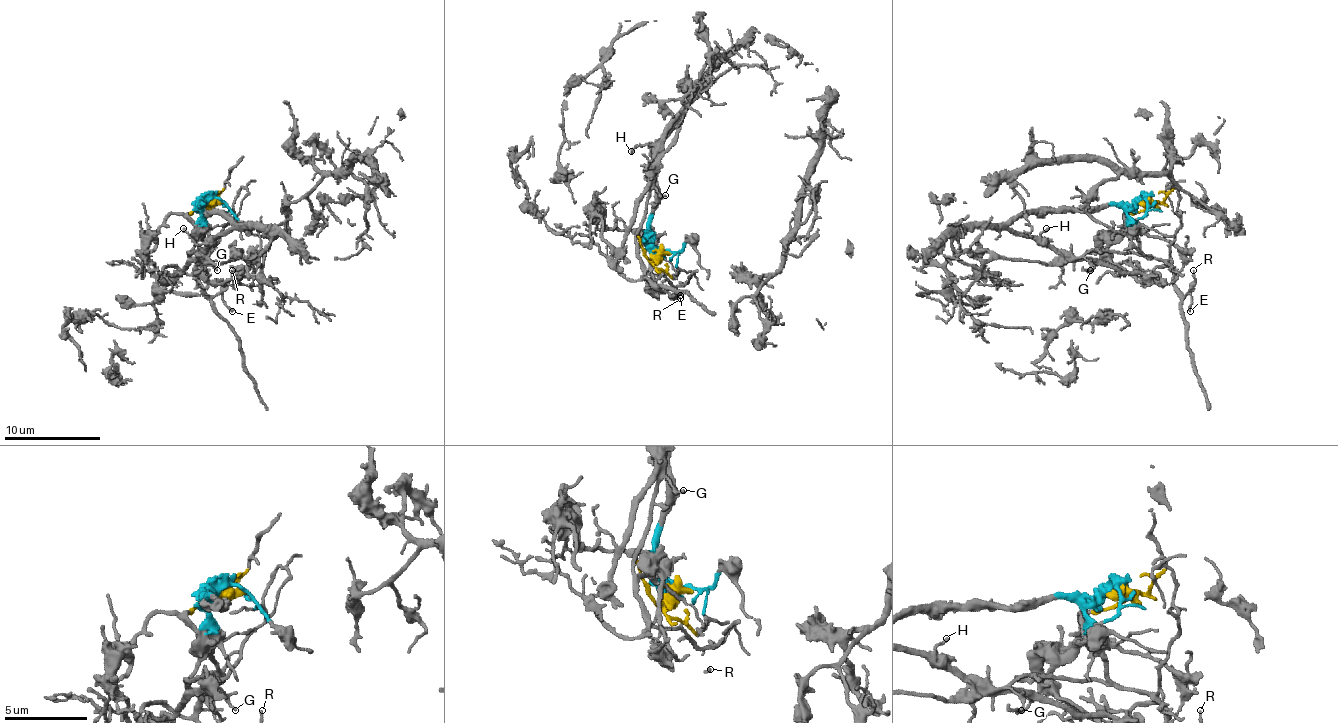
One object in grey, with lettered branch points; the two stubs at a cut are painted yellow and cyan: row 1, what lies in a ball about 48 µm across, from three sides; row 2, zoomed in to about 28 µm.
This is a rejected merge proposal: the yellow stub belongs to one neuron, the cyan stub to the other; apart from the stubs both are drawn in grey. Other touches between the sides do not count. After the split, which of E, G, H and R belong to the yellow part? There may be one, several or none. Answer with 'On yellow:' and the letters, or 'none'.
On yellow: E, G, R

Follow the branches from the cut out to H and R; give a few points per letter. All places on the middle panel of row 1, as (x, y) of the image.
H: (657, 251), (650, 239), (650, 212), (654, 205), (654, 142), (678, 116), (657, 142), (637, 145), (630, 152)
R: (657, 251), (647, 255), (642, 251), (640, 231), (642, 277), (674, 299), (681, 299)

